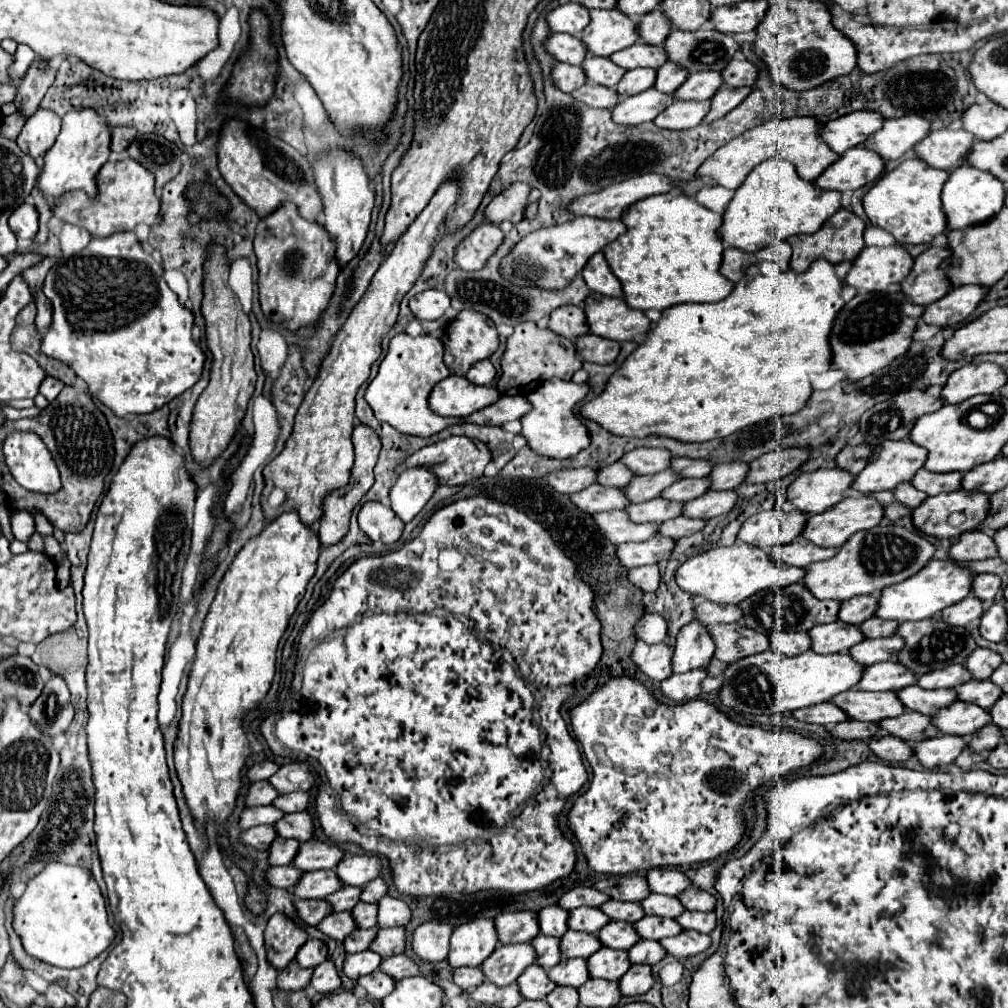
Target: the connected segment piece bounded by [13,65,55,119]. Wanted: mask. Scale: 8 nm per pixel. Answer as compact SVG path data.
M35 65L29 67L29 71L25 73L23 81L17 87L15 101L13 101L21 117L29 119L39 109L41 99L53 81L55 81L55 71L41 71Z

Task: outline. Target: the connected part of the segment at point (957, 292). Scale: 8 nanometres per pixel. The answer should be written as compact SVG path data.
M961 285L947 293L943 299L925 307L923 321L937 327L953 327L965 321L977 309L977 305L987 299L987 293L987 287Z

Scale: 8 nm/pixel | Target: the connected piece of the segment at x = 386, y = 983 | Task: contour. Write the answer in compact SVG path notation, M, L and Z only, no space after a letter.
M373 971L369 975L363 975L357 979L357 985L371 997L371 999L383 999L385 995L389 995L389 991L393 991L395 981L393 977L385 975L383 971Z

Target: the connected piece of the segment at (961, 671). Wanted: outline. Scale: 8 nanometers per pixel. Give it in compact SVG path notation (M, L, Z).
M949 665L945 669L931 671L931 673L923 675L917 681L917 685L923 689L951 689L951 687L957 687L965 681L971 681L965 667L963 665Z

